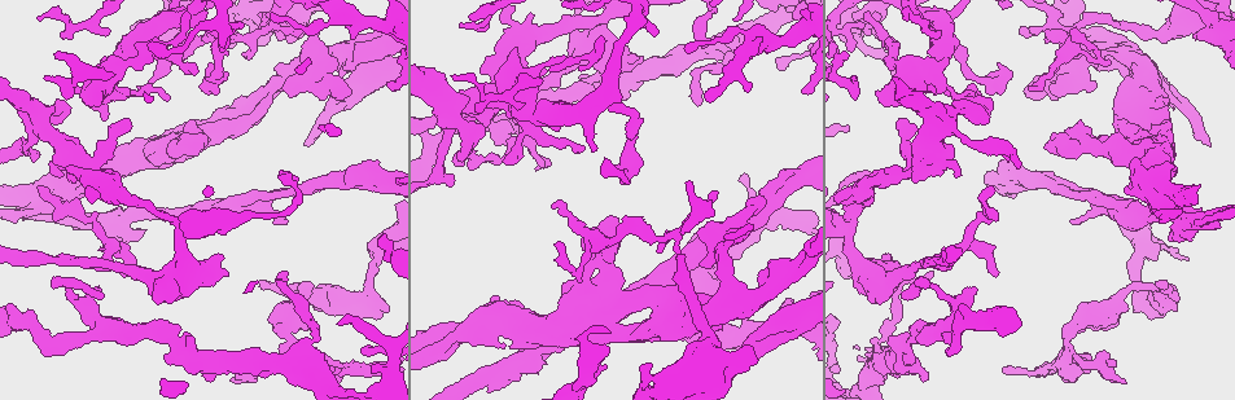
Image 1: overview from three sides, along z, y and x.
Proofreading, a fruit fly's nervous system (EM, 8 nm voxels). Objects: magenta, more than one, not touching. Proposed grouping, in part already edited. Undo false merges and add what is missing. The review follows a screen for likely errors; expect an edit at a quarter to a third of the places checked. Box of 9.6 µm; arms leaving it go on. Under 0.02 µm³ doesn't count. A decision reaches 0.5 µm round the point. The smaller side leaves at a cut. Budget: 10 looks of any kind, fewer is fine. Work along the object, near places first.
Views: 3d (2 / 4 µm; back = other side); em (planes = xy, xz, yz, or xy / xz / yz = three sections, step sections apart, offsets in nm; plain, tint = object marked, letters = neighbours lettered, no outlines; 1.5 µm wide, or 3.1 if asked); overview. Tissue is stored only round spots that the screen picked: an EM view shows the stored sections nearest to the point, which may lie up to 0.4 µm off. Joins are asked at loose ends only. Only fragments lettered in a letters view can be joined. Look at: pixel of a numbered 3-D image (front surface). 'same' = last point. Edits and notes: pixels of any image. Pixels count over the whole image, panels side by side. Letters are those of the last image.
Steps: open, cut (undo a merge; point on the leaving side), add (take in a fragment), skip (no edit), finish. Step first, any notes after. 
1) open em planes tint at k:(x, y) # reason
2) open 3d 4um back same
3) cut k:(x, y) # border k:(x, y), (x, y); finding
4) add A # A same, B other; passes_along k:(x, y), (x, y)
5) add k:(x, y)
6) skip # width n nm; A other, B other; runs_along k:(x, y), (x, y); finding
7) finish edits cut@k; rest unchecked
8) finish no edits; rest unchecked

open em yz step 8 tint at 1:(1079, 141) # arms part here

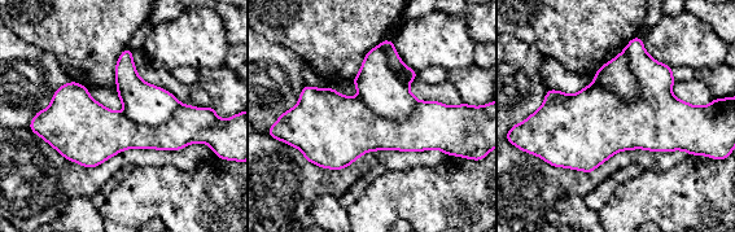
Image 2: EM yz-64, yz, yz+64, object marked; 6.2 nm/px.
open em planes letters same

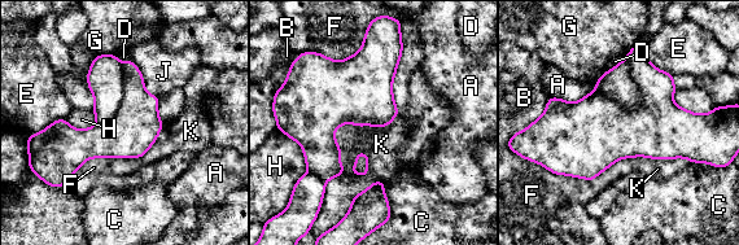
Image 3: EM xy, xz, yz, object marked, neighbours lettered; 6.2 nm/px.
cut 3:(657, 118) # longest_contact K 750 nm; A other, B other, C other, D other, E other, F other, G other, H other, J other, K other; two neurons meet here

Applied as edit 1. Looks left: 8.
open 3d 4um at 1:(1049, 365) # a fork

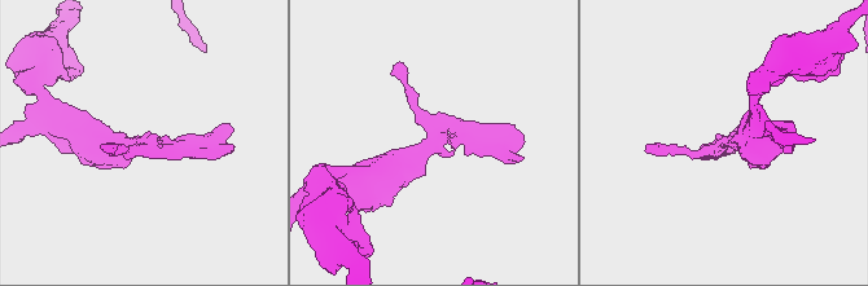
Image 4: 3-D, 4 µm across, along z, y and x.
open em yz step 8 tint at 4:(436, 145)

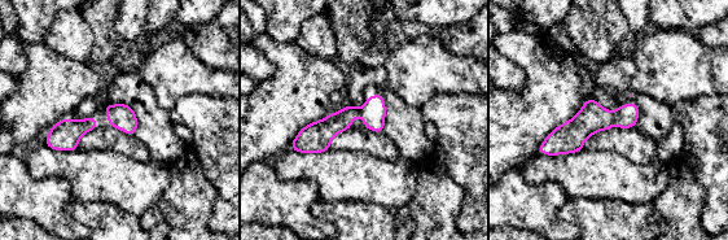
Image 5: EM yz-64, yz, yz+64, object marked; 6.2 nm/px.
open em yz step 8 letters same

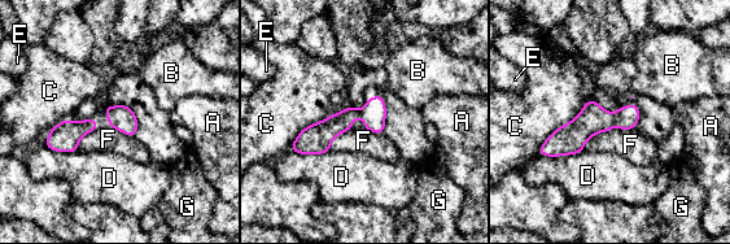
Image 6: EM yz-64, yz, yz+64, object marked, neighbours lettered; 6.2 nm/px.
skip # A other, B other, C other, D other, E other, F other, G other; runs_along 6:(635, 110), (593, 120), (543, 149); all the same neuron

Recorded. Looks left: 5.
open 3d 2um at 1:(201, 209) # thick turns thin

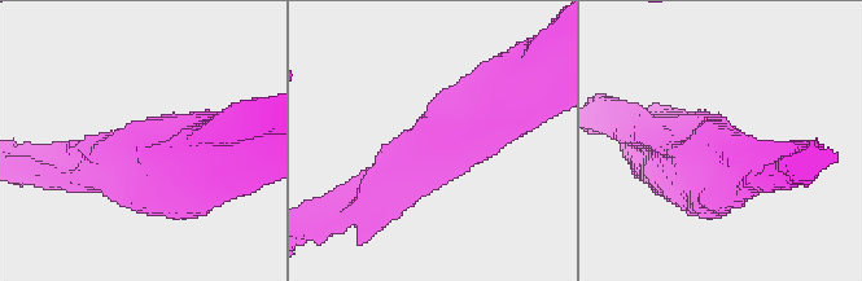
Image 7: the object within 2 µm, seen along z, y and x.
open em planes letters at 7:(425, 146) # arm_widths 220, 400 nm; now the EM

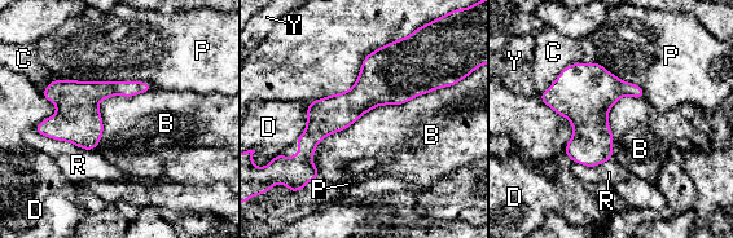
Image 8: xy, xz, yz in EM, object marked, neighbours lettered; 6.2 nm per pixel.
skip # width 260 nm; B other, C other, D other, P other, R other, Y other; border 8:(42, 92), (56, 111), (34, 128); all the same neuron

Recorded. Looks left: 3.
open em xz step 4 tint at 1:(62, 174) # an open end

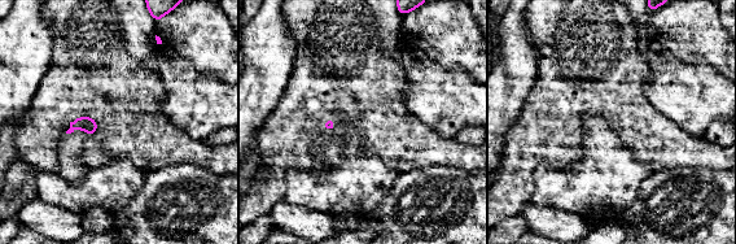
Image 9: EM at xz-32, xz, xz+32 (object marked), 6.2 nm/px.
open em planes tint same

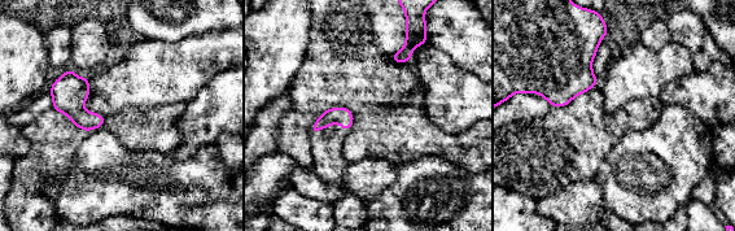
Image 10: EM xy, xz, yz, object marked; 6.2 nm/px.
open em planes letters same # see the neighbours

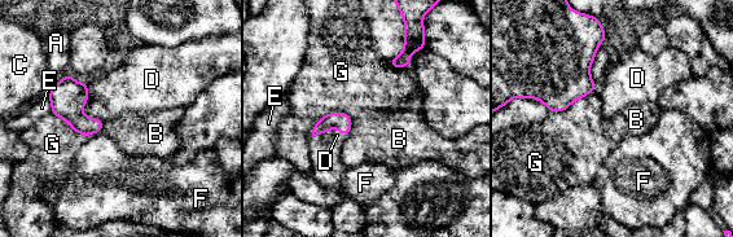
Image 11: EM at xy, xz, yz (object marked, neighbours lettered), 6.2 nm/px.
skip # A other, B other, C other, D other, E other, F other, G other; no lettered fragment goes on from it

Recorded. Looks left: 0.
finish edits cut@3; rest unchecked

